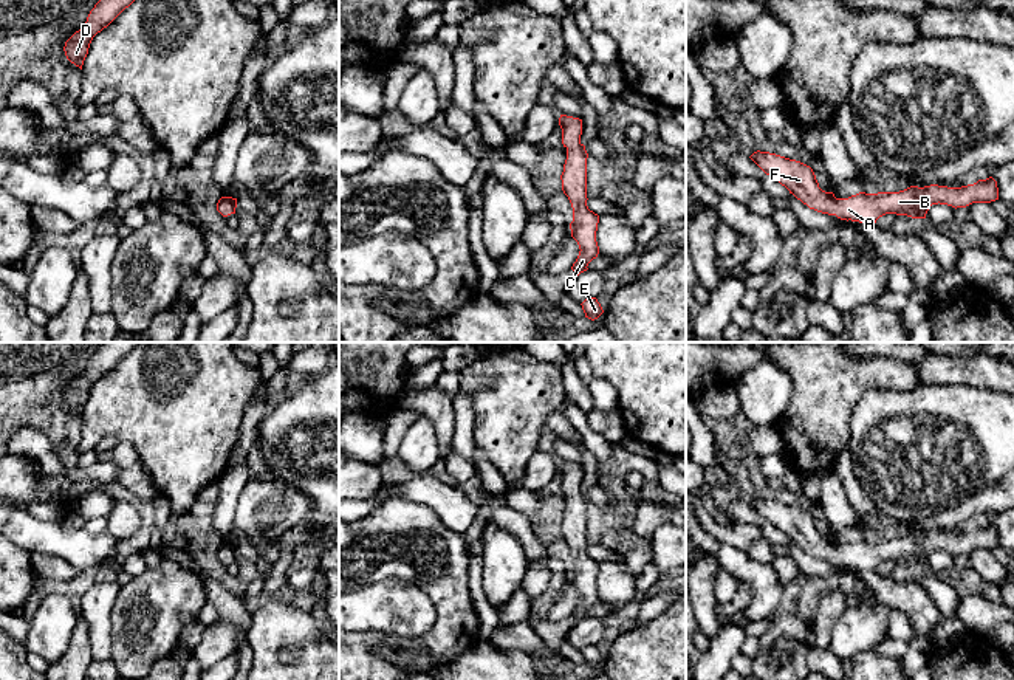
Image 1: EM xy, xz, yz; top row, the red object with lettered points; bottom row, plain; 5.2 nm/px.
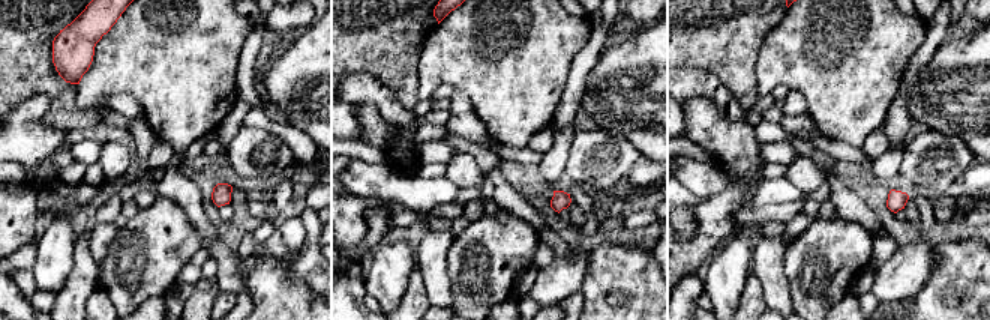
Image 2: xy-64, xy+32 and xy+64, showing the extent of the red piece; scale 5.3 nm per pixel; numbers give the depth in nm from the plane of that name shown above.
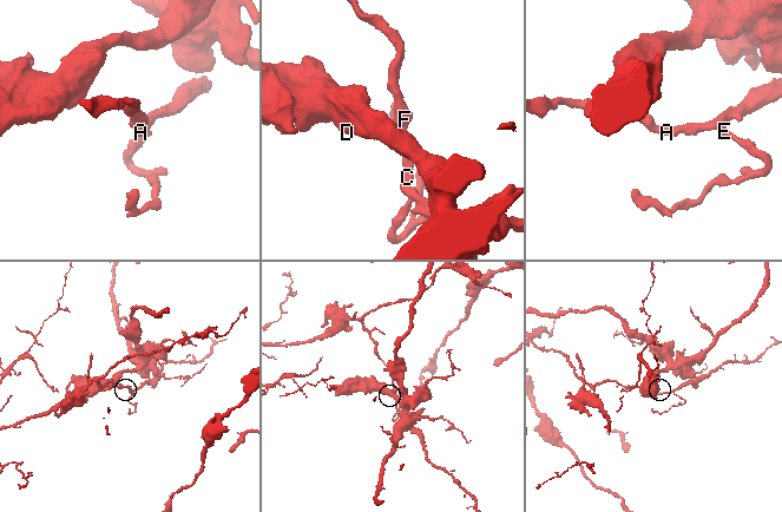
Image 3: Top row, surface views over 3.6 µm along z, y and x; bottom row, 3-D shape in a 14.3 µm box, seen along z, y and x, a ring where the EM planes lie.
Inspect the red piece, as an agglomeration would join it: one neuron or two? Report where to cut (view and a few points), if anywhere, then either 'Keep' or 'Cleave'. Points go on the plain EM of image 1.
No split. Keep

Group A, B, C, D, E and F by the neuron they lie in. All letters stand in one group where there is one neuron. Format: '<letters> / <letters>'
A B C D E F

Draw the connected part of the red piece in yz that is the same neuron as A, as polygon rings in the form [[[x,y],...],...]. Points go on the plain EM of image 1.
[[[760,497],[749,505],[810,556],[836,562],[847,568],[876,570],[886,561],[926,565],[932,551],[940,550],[957,556],[972,550],[999,547],[997,528],[992,524],[961,534],[910,533],[899,539],[859,539],[848,545],[836,545],[833,539],[825,539],[819,534],[813,516],[800,508]]]

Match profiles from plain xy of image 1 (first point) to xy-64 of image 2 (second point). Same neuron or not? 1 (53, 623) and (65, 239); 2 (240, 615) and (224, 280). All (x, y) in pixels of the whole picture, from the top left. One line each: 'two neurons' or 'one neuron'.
1: one neuron
2: one neuron

